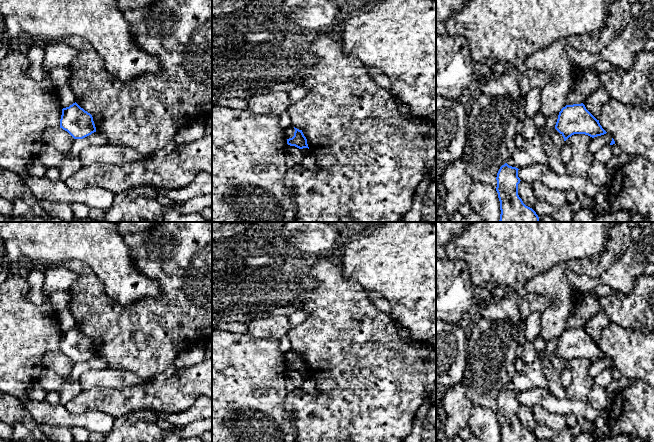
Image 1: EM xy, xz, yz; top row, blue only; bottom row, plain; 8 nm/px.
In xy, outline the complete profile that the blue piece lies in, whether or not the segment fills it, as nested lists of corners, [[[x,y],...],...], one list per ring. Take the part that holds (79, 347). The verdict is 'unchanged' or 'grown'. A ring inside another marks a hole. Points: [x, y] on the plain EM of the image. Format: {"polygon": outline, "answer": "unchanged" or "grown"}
{"polygon": [[[76,326],[62,333],[60,352],[74,363],[83,363],[96,356],[93,341]]], "answer": "unchanged"}

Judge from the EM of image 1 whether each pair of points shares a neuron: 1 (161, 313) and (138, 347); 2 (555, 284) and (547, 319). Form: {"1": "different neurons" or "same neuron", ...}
{"1": "same neuron", "2": "same neuron"}

